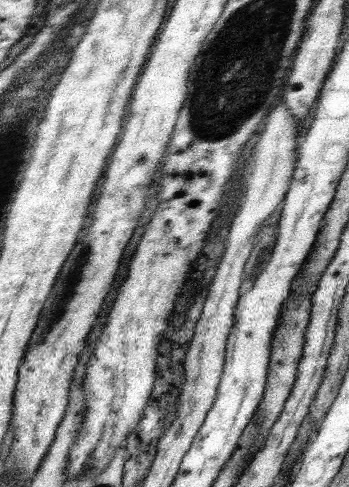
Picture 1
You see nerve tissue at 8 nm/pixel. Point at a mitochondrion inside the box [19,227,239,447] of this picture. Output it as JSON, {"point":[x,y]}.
{"point":[74,274]}

